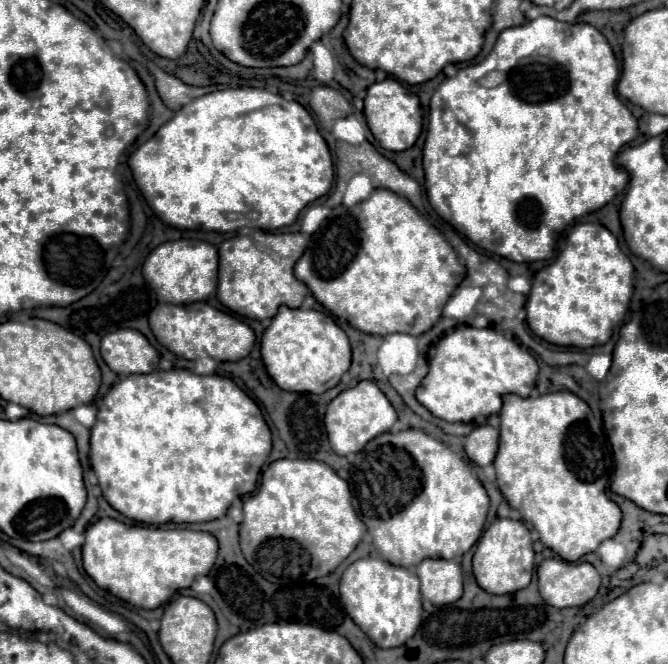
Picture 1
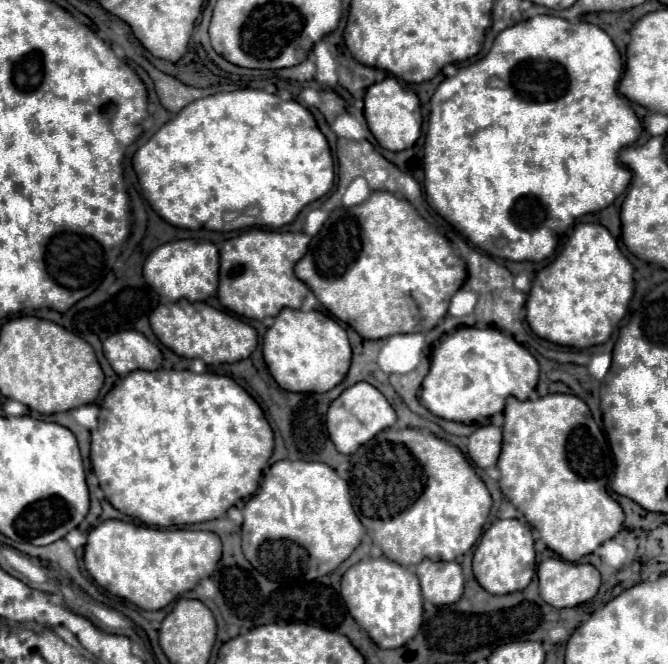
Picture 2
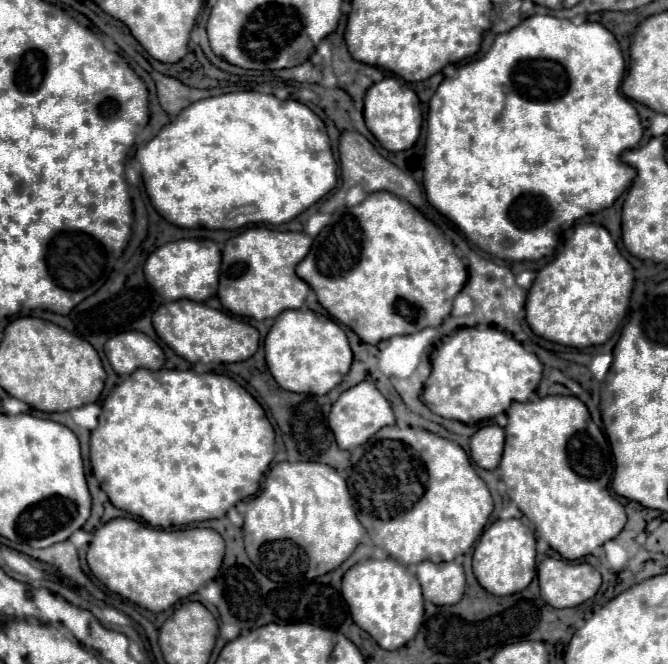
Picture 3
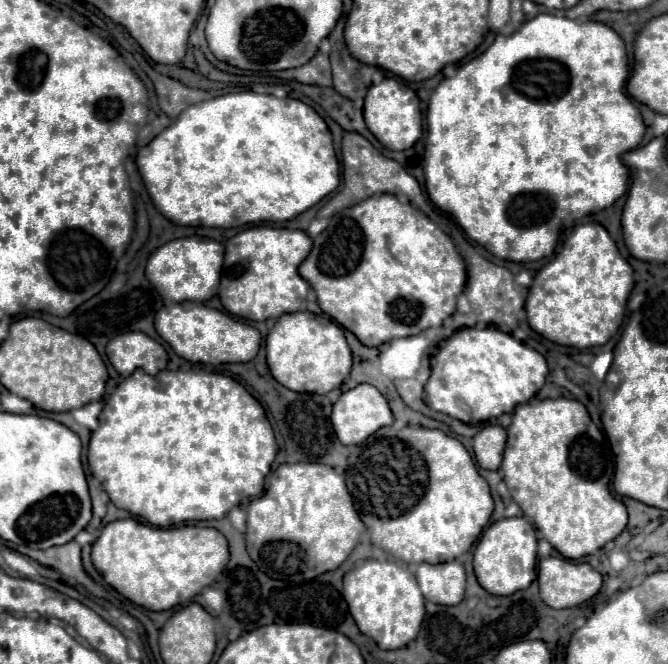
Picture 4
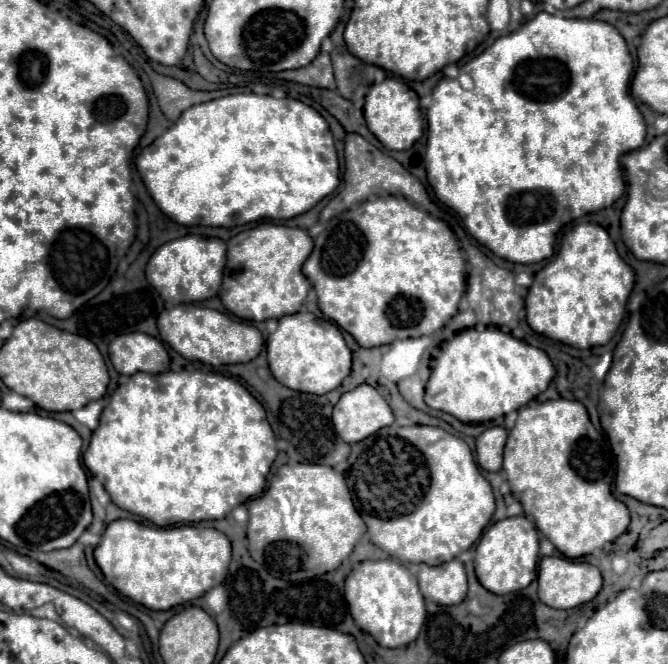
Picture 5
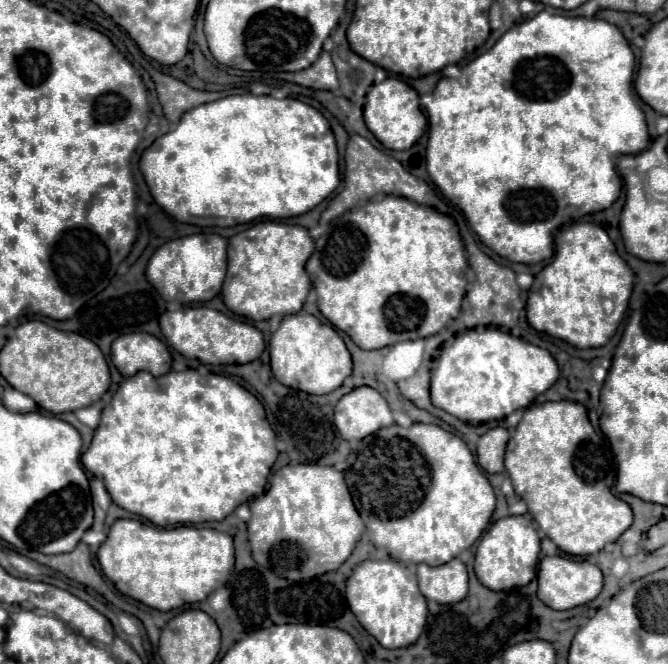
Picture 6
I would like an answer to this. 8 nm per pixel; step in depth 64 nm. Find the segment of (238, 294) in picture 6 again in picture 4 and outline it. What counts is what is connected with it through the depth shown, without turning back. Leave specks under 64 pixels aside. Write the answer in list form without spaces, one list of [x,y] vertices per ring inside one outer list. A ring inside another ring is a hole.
[[[253,225],[226,242],[226,256],[220,280],[222,306],[248,320],[278,318],[286,312],[298,312],[308,294],[308,282],[298,274],[298,266],[308,256],[312,238],[302,230]]]

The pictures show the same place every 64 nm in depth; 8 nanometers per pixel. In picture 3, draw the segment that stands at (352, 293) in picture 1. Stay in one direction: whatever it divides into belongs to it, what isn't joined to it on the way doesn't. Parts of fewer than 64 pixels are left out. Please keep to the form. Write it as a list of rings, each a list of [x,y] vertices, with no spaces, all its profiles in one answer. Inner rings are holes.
[[[372,192],[362,204],[336,210],[330,224],[314,238],[308,256],[296,266],[296,274],[310,284],[330,316],[352,328],[368,344],[378,344],[398,334],[414,334],[428,326],[440,326],[450,316],[452,302],[468,278],[466,266],[456,256],[452,242],[410,202],[390,192]]]

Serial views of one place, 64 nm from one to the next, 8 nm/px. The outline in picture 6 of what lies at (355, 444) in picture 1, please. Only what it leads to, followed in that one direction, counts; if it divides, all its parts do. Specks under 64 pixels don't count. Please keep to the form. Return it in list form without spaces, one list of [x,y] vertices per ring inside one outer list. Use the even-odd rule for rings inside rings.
[[[360,386],[344,394],[334,406],[334,426],[344,440],[362,440],[392,424],[394,418],[388,402],[370,386]]]

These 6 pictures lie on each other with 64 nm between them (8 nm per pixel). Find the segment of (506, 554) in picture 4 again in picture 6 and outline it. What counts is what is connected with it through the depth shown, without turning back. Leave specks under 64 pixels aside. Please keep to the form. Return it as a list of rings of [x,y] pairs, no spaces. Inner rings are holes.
[[[528,514],[524,516],[506,516],[496,520],[488,532],[482,536],[478,548],[476,548],[476,560],[474,560],[474,572],[482,586],[504,592],[512,588],[526,586],[530,580],[536,578],[536,566],[538,566],[538,554],[540,554],[540,534],[536,524]]]

